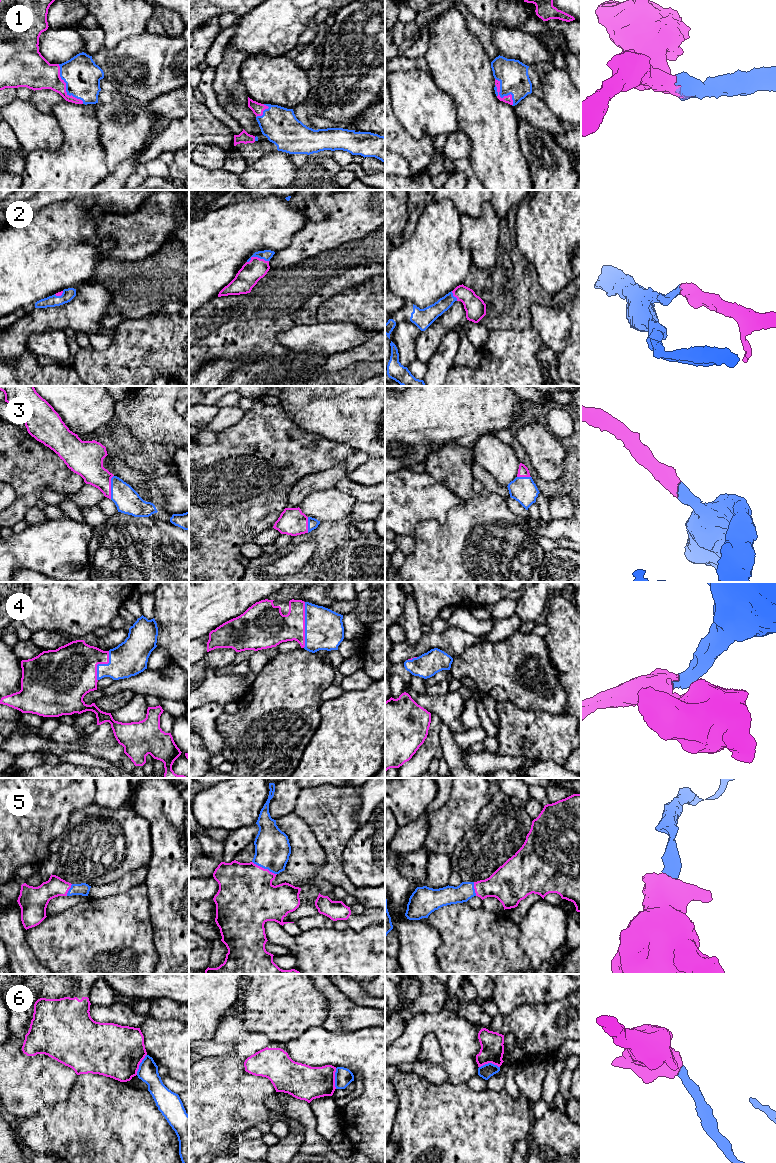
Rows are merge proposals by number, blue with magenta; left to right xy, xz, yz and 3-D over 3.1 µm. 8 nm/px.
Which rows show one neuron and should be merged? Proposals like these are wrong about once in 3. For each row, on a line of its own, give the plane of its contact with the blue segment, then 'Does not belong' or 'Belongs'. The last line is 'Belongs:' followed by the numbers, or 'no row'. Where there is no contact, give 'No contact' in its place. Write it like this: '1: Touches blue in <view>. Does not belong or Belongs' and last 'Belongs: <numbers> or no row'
1: Touches blue in yz. Belongs
2: Touches blue in xz. Belongs
3: Touches blue in xy. Belongs
4: Touches blue in xz. Belongs
5: Touches blue in xz. Belongs
6: Touches blue in xz. Does not belong
Belongs: 1, 2, 3, 4, 5

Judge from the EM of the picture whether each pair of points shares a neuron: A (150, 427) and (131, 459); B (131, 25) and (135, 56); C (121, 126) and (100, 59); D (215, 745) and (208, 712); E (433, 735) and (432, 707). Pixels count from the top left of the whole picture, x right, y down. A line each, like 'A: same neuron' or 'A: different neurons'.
A: same neuron
B: different neurons
C: different neurons
D: same neuron
E: different neurons

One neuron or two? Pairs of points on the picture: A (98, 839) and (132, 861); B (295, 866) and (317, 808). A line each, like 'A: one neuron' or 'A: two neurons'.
A: one neuron
B: two neurons

